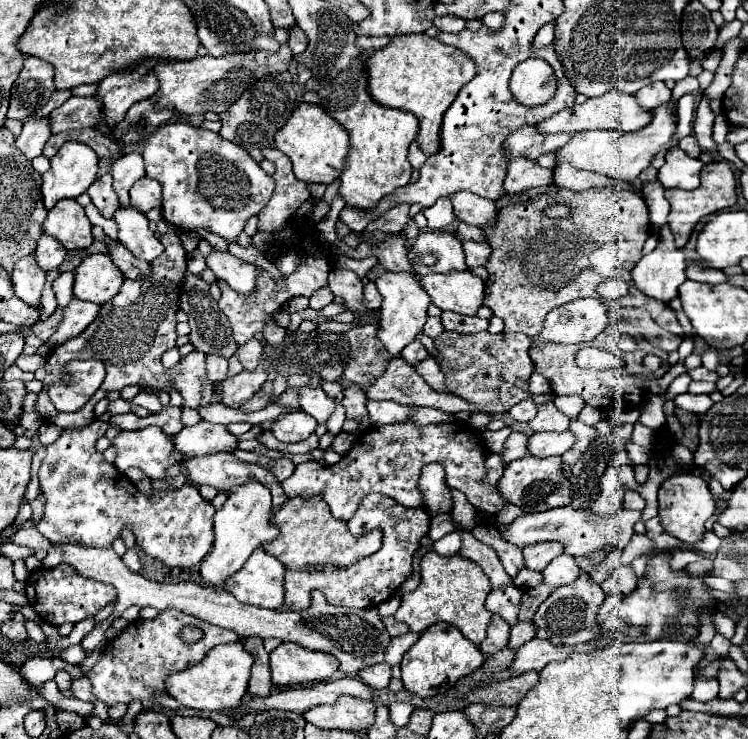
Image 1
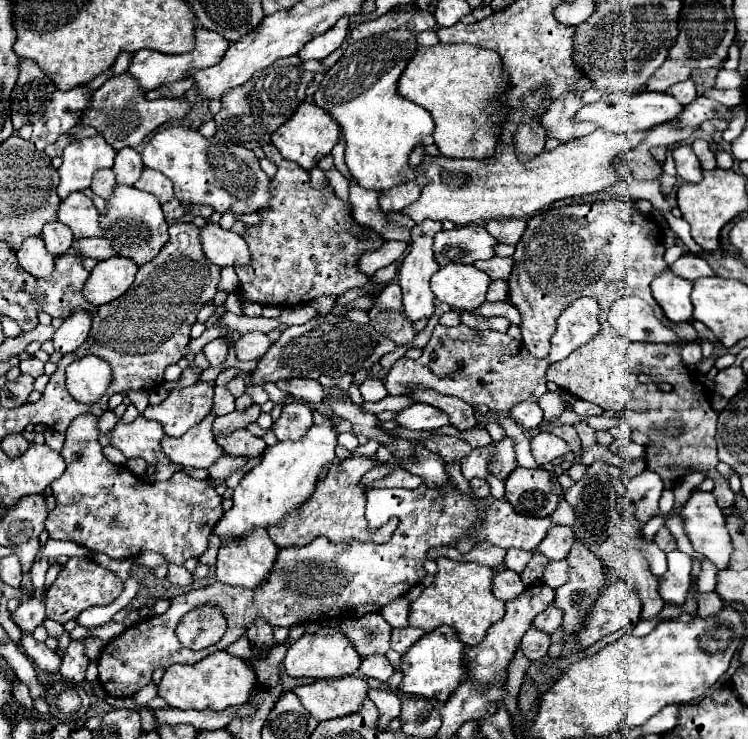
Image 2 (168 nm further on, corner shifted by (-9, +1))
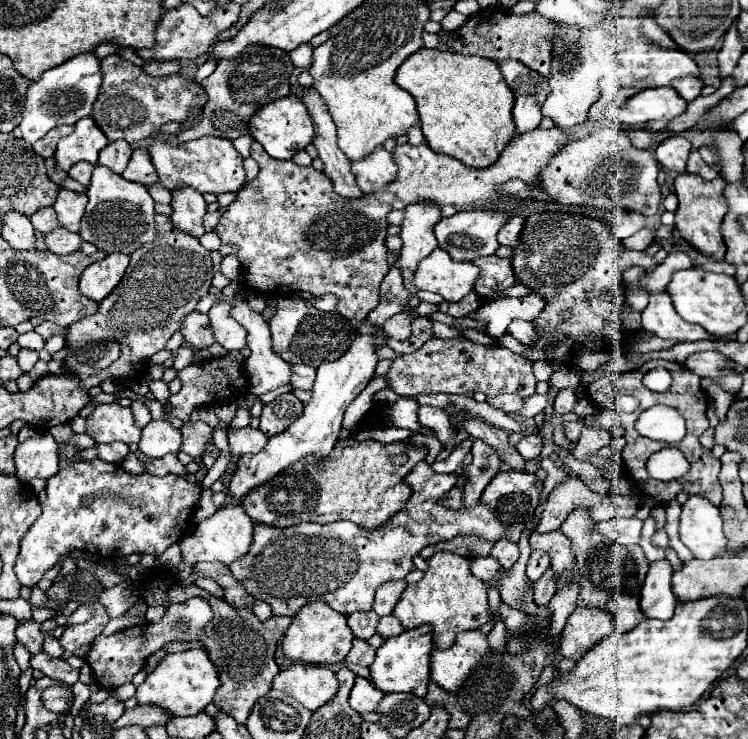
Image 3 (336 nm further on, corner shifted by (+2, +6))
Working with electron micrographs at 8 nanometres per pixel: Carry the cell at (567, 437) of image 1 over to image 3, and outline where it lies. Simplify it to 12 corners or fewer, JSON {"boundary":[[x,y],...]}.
{"boundary":[[539,435],[521,437],[515,447],[521,457],[539,457],[543,441]]}

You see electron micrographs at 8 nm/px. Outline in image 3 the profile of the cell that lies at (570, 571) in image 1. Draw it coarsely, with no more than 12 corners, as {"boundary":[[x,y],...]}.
{"boundary":[[533,551],[527,563],[527,577],[535,583],[549,569],[549,555]]}

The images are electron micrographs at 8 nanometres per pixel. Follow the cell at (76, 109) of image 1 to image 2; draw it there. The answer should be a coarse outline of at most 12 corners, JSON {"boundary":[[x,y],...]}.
{"boundary":[[124,72],[80,116],[114,150],[184,118],[186,98],[148,102]]}

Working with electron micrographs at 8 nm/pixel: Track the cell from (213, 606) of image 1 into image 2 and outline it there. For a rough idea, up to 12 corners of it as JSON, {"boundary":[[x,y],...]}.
{"boundary":[[378,612],[338,628],[360,658],[386,654],[392,628]]}

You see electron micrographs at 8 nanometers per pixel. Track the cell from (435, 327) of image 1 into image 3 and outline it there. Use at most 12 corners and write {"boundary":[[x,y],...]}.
{"boundary":[[471,291],[459,303],[443,301],[439,311],[451,317],[467,317],[479,309],[479,295]]}

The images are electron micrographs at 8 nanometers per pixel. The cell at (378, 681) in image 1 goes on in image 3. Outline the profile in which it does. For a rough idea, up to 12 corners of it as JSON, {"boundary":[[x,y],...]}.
{"boundary":[[353,639],[347,653],[351,663],[369,667],[375,661],[375,649],[363,641]]}

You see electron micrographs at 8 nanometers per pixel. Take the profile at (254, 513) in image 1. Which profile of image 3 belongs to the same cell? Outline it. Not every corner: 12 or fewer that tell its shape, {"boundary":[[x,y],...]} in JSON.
{"boundary":[[357,331],[343,357],[317,367],[303,415],[243,455],[239,503],[281,469],[337,443],[345,409],[375,375],[385,345]]}

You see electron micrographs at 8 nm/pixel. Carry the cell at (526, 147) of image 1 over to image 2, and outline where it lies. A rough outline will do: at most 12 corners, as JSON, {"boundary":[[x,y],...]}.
{"boundary":[[562,94],[540,118],[548,138],[568,142],[590,134],[596,124],[574,122],[584,106]]}

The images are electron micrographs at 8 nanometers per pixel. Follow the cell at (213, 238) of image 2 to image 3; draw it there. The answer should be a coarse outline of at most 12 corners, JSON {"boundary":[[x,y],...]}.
{"boundary":[[193,187],[171,191],[171,223],[200,239],[207,203]]}

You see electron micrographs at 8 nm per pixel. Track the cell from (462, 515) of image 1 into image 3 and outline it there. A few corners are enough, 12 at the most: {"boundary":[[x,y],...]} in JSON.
{"boundary":[[419,407],[419,423],[435,429],[445,451],[437,459],[445,459],[453,451],[453,431],[449,415],[443,409]]}

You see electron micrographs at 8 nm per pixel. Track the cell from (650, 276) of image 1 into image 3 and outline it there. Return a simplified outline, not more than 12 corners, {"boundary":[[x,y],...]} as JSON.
{"boundary":[[667,291],[649,295],[645,331],[677,343],[713,341],[673,309]]}

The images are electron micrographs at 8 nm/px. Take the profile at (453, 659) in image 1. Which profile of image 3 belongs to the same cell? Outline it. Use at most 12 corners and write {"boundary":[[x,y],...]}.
{"boundary":[[431,625],[385,639],[371,671],[383,693],[423,697]]}

